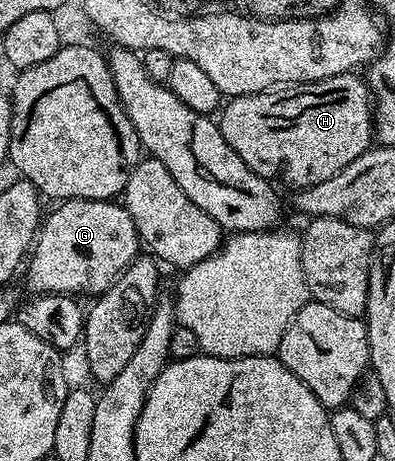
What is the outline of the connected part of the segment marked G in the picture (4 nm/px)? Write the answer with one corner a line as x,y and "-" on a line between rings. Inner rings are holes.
66,199
54,207
57,208
50,215
48,212
40,224
39,238
28,260
29,272
25,279
29,282
30,292
74,297
80,296
80,291
88,297
102,295
139,254
139,236
133,218
120,202
108,199

